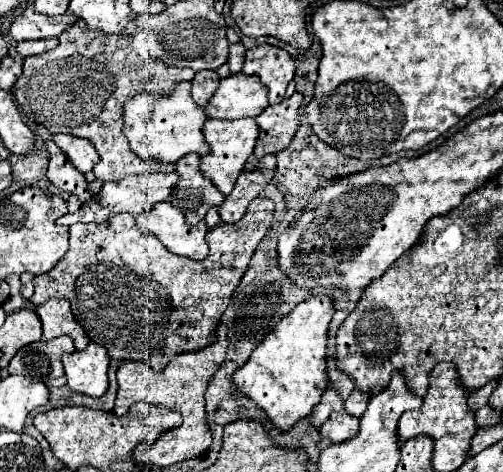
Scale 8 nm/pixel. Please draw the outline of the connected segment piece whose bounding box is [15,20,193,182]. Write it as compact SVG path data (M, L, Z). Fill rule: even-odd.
M83 20L73 22L61 36L55 50L29 56L23 62L23 74L15 82L15 100L25 110L25 114L37 122L43 124L51 134L63 132L71 136L87 138L95 144L99 152L99 166L93 168L93 174L97 180L109 182L109 180L121 180L129 174L143 174L143 172L161 172L167 170L167 166L161 166L153 160L145 162L133 154L129 148L129 140L123 134L123 106L129 98L133 98L139 92L169 92L173 86L177 86L183 80L193 80L193 70L189 68L177 68L169 64L161 64L159 60L141 60L137 52L131 48L131 36L115 36L115 34L97 34L87 28Z

